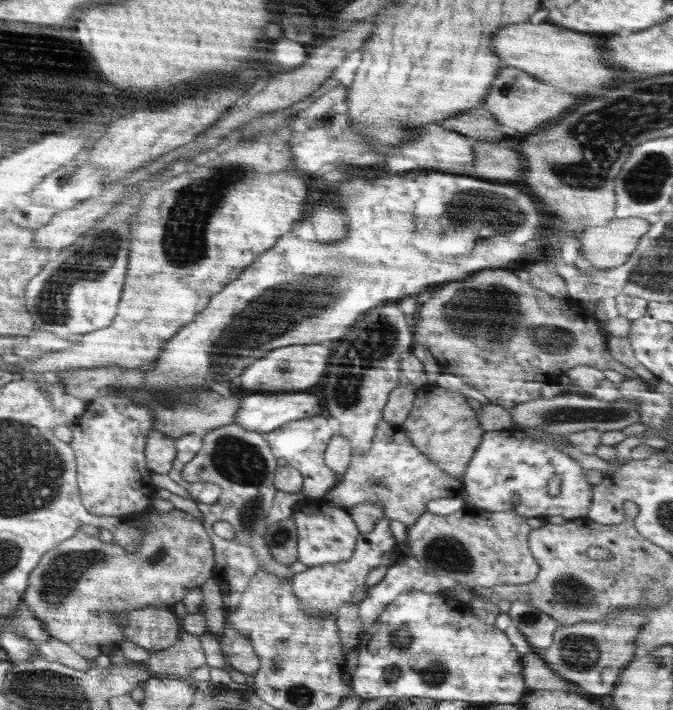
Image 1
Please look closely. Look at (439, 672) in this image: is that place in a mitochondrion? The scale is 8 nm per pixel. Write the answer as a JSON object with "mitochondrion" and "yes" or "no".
{"mitochondrion":"yes"}

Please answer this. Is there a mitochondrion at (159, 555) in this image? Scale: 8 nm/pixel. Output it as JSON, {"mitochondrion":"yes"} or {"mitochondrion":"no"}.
{"mitochondrion":"yes"}

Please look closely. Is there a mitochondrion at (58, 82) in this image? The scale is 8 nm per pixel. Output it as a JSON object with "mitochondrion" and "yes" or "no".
{"mitochondrion":"yes"}

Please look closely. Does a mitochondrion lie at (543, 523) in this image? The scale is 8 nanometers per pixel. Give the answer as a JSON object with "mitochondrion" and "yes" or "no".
{"mitochondrion":"no"}

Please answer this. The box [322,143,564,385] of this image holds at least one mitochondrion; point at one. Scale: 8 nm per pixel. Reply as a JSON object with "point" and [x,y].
{"point":[494,214]}

